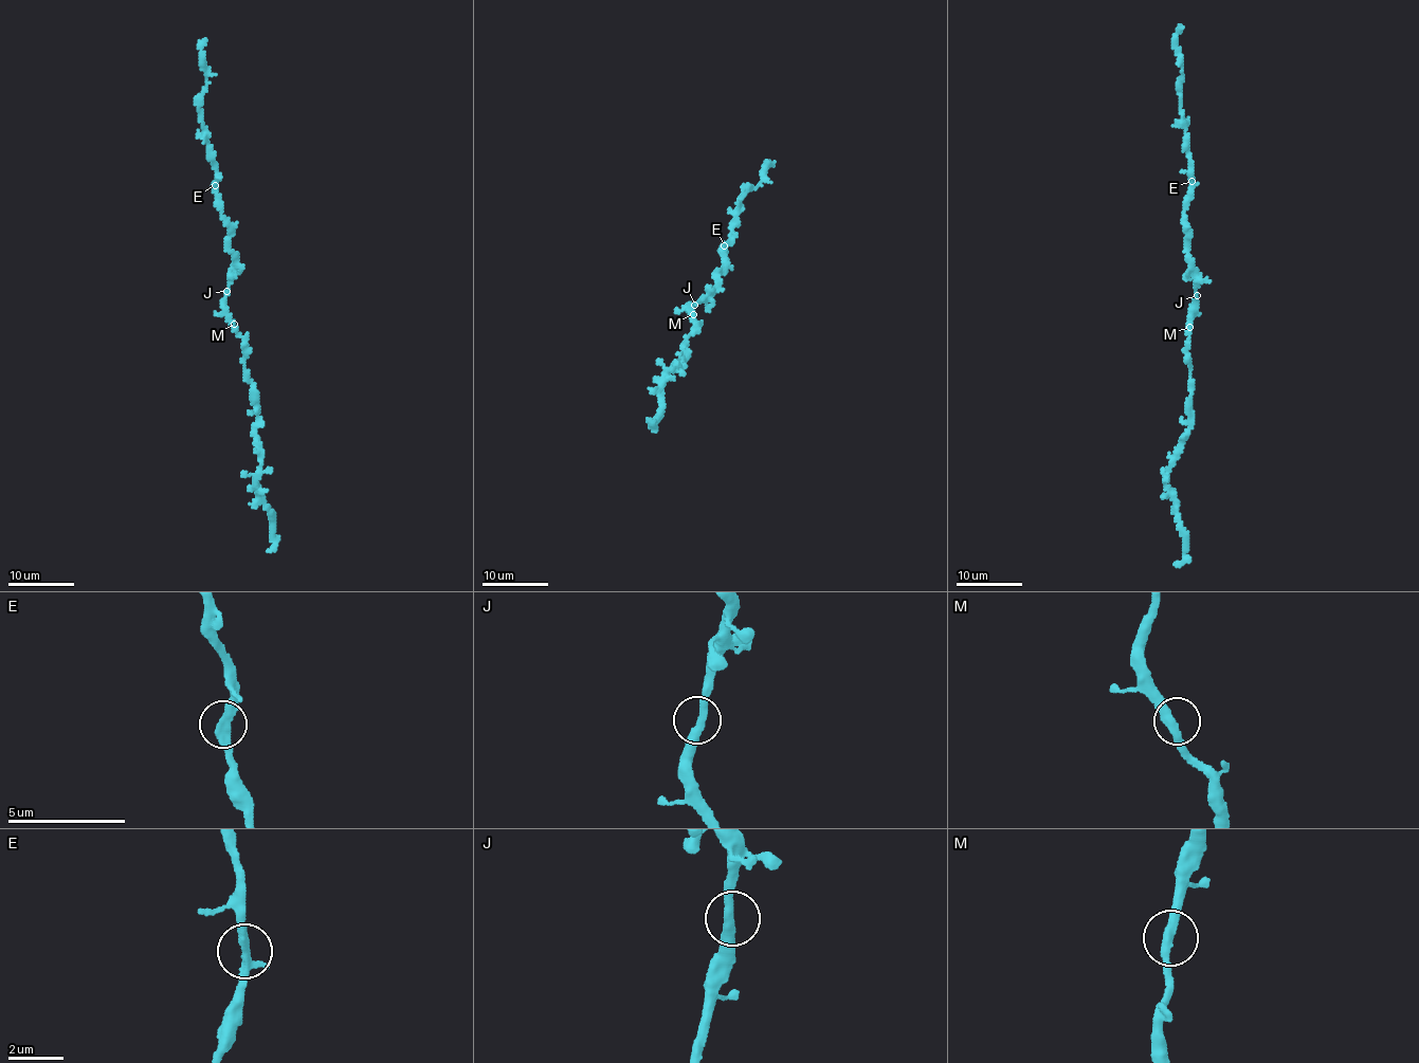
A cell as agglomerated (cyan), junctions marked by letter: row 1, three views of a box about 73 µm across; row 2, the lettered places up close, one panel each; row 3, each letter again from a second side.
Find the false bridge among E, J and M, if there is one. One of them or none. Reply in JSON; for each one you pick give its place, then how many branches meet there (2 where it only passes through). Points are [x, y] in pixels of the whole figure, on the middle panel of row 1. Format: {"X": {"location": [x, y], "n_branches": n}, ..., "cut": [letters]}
{"cut": []}

